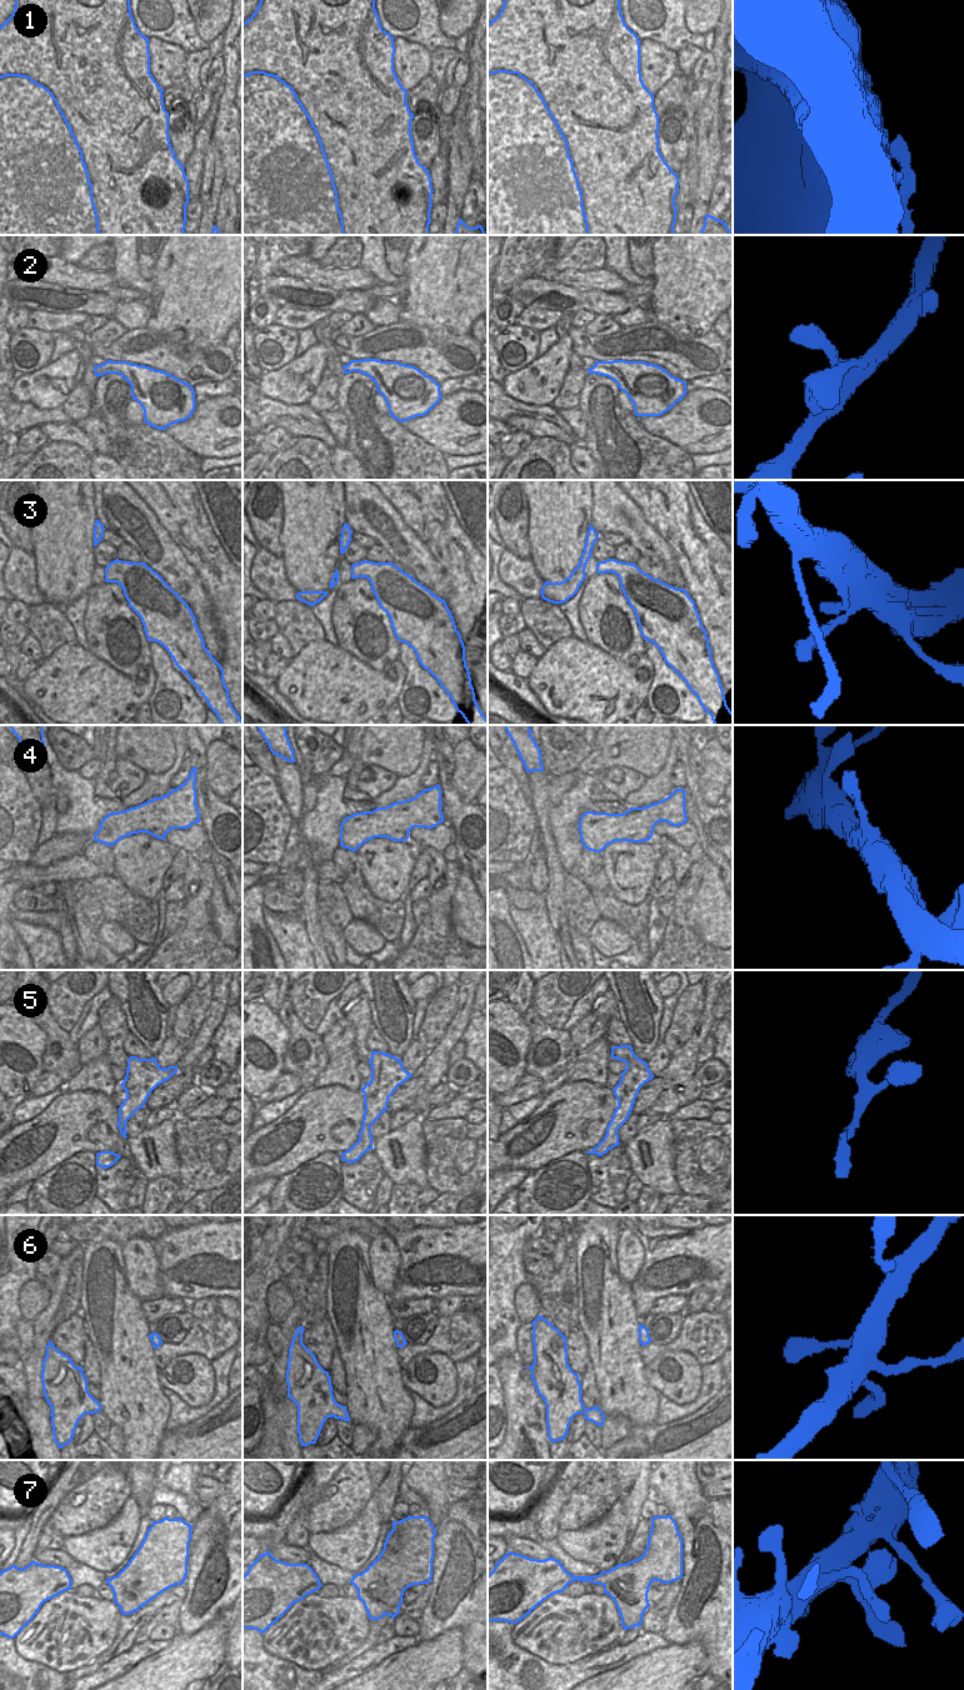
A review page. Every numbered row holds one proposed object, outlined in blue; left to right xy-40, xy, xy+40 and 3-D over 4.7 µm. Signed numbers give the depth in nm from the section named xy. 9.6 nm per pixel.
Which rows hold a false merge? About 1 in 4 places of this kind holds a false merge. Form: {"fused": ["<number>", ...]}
{"fused": ["1"]}

